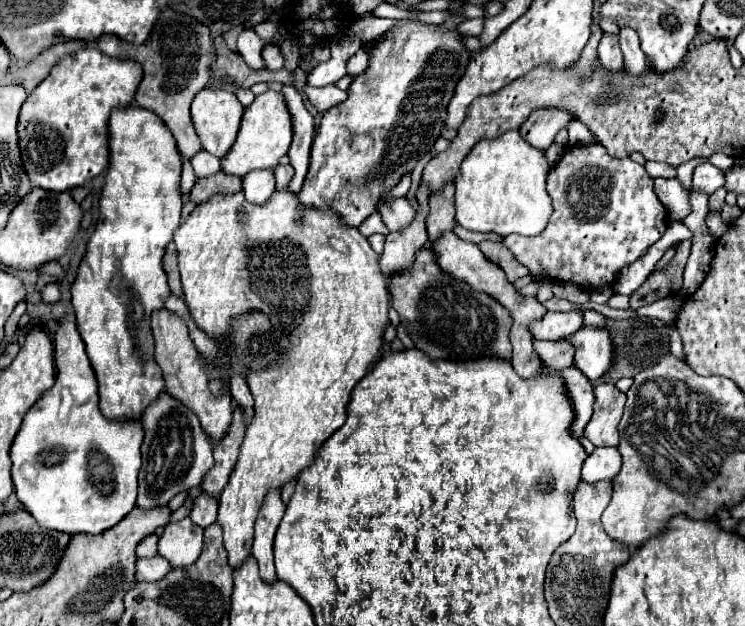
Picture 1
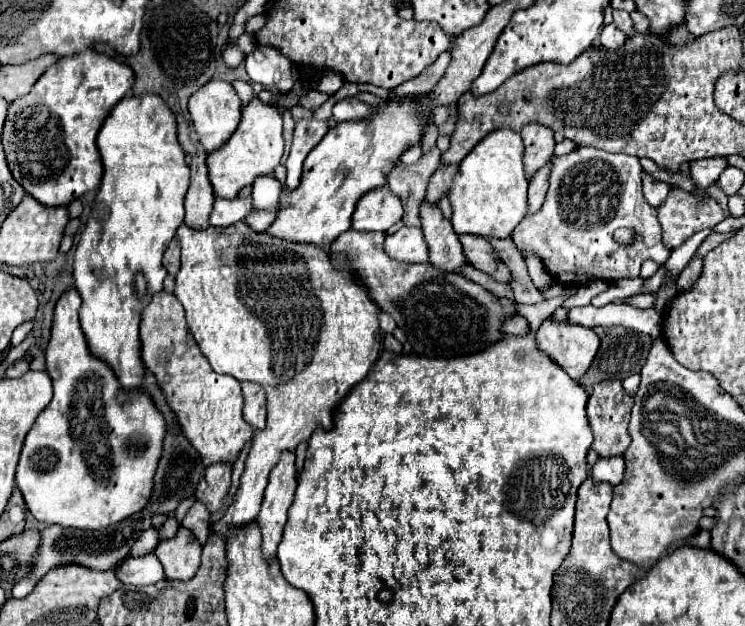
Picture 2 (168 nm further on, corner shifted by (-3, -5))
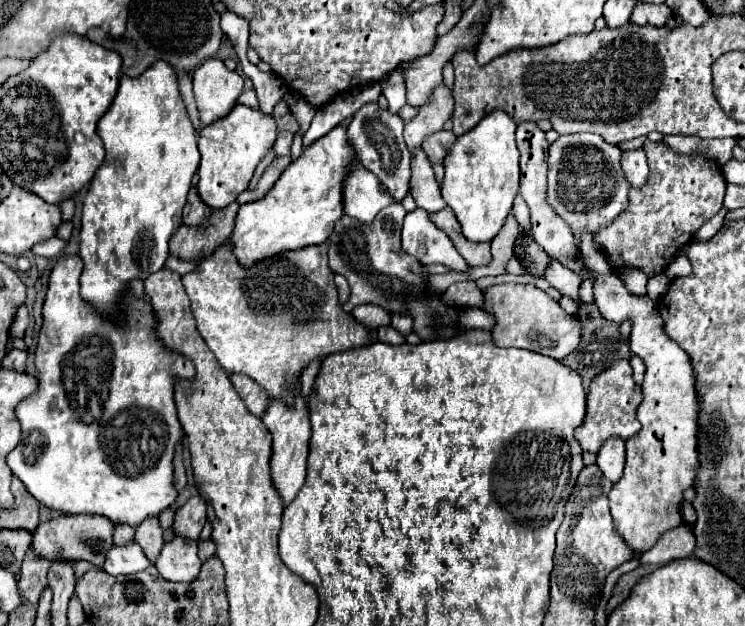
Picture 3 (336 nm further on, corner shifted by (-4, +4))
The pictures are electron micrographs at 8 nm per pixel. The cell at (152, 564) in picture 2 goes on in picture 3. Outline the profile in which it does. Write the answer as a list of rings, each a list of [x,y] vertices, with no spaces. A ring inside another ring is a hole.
[[[136,542],[126,544],[126,546],[112,546],[108,550],[108,556],[104,562],[104,570],[112,576],[134,574],[134,572],[140,572],[148,566],[150,566],[150,562]]]

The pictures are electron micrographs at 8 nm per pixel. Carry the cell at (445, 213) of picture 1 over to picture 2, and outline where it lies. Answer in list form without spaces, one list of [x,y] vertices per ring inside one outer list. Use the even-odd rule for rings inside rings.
[[[445,165],[445,167],[439,167],[435,171],[435,175],[431,177],[427,195],[425,195],[427,205],[437,205],[439,199],[449,193],[449,187],[455,179],[455,173],[457,173],[457,165]]]

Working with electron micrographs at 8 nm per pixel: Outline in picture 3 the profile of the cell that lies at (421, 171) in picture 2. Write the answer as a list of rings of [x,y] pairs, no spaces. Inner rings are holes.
[[[440,84],[438,88],[434,88],[428,104],[420,106],[418,114],[404,128],[404,138],[406,138],[408,150],[420,148],[422,140],[428,134],[442,130],[444,122],[452,116],[452,110],[454,110],[452,92],[444,84]]]

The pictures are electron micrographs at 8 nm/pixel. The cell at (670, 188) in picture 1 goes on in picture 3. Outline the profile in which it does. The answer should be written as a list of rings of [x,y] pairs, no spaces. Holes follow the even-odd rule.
[[[644,150],[624,152],[620,164],[624,168],[624,176],[626,176],[630,186],[642,186],[646,182],[646,178],[648,178],[648,162],[646,162],[646,156],[644,156]]]

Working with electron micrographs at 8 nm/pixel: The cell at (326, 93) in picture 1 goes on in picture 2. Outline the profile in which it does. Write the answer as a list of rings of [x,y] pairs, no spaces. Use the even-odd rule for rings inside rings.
[[[347,97],[347,99],[341,99],[339,103],[335,103],[335,107],[333,107],[333,121],[363,119],[363,117],[367,117],[371,113],[373,113],[373,109],[369,105],[365,105],[357,97]]]

